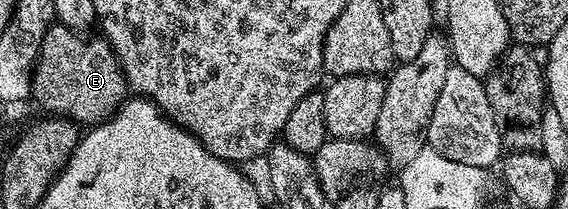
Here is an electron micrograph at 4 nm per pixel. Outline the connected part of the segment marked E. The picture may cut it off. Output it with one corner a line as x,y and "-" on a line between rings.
53,25
49,29
46,37
42,37
36,68
32,71
31,98
36,99
38,106
45,107
45,112
62,115
77,125
95,125
107,121
120,108
124,100
129,98
130,88
128,78
125,77
122,65
108,40
103,37
84,38
88,37
79,31
71,31
69,27

